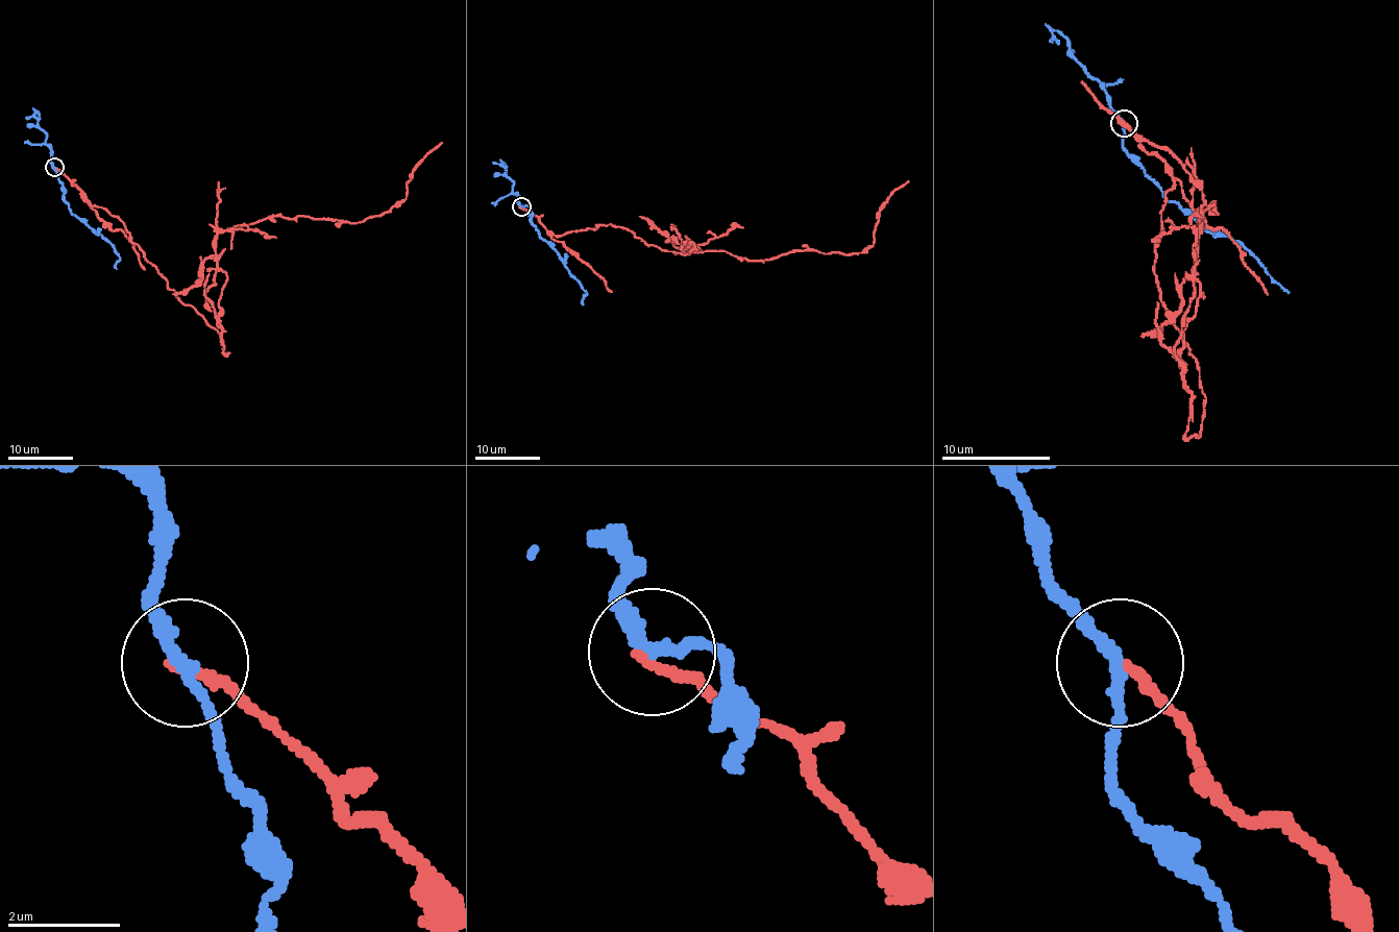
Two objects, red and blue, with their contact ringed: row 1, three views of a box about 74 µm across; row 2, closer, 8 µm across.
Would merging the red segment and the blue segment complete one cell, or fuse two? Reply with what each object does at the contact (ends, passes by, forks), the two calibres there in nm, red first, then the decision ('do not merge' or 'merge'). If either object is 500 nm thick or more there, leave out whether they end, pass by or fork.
red ends there; blue passes by; 200 nm thick on the red side, 200 nm on the other; do not merge

